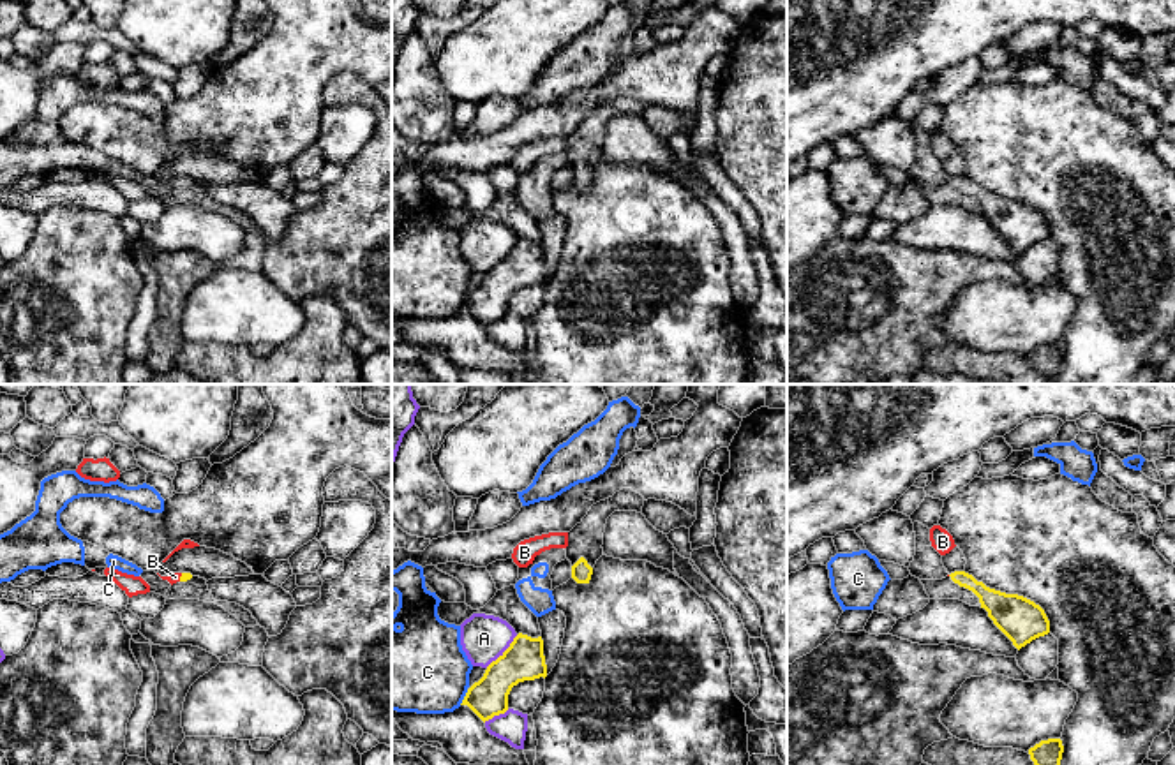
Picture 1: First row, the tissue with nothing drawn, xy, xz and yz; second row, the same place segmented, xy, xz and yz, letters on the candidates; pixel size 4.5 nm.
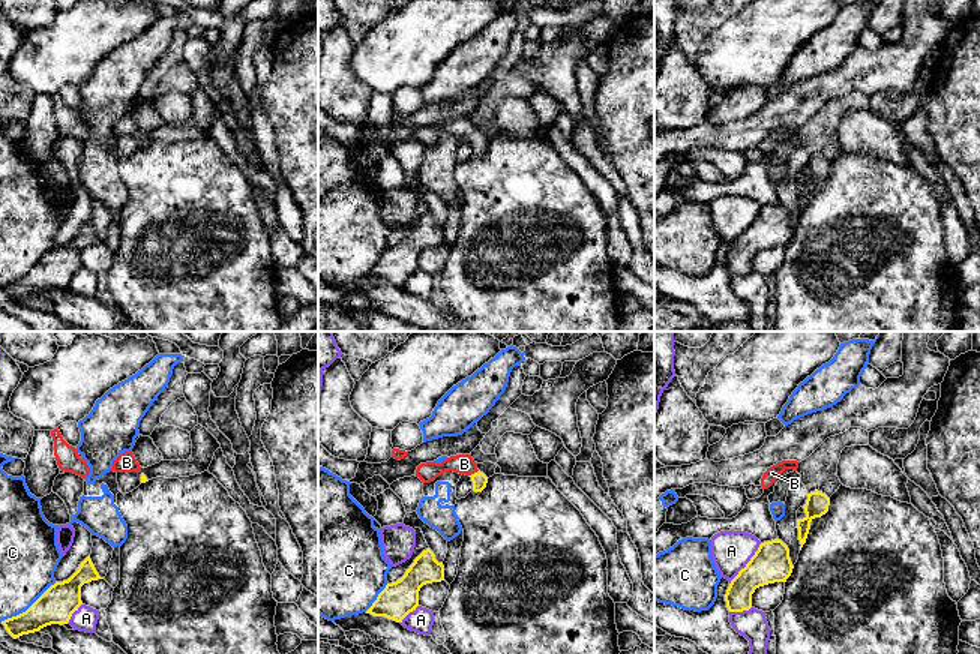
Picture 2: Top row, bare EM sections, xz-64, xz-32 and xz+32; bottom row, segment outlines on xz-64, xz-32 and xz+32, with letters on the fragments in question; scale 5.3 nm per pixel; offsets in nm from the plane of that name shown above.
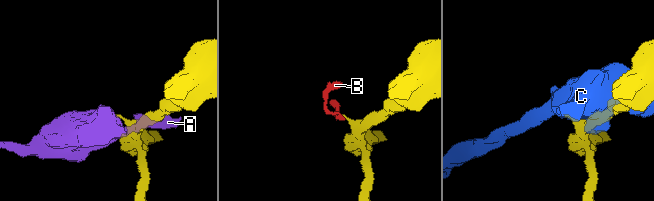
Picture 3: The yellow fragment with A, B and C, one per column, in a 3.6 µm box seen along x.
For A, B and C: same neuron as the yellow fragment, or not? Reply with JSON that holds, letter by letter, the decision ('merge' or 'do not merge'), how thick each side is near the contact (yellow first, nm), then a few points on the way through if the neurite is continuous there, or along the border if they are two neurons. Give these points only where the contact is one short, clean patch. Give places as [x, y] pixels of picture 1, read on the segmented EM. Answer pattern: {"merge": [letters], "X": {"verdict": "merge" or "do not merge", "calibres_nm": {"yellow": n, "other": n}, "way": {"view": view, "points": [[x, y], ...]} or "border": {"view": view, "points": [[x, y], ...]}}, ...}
{"merge": ["B"], "A": {"verdict": "do not merge", "calibres_nm": {"yellow": 180, "other": 220}, "border": {"view": "xz", "points": [[517, 635], [486, 667]]}}, "B": {"verdict": "merge", "calibres_nm": {"yellow": 40, "other": 50}, "way": {"view": "xy", "points": [[184, 577], [180, 577], [175, 577]]}}, "C": {"verdict": "do not merge", "calibres_nm": {"yellow": 180, "other": 400}}}

